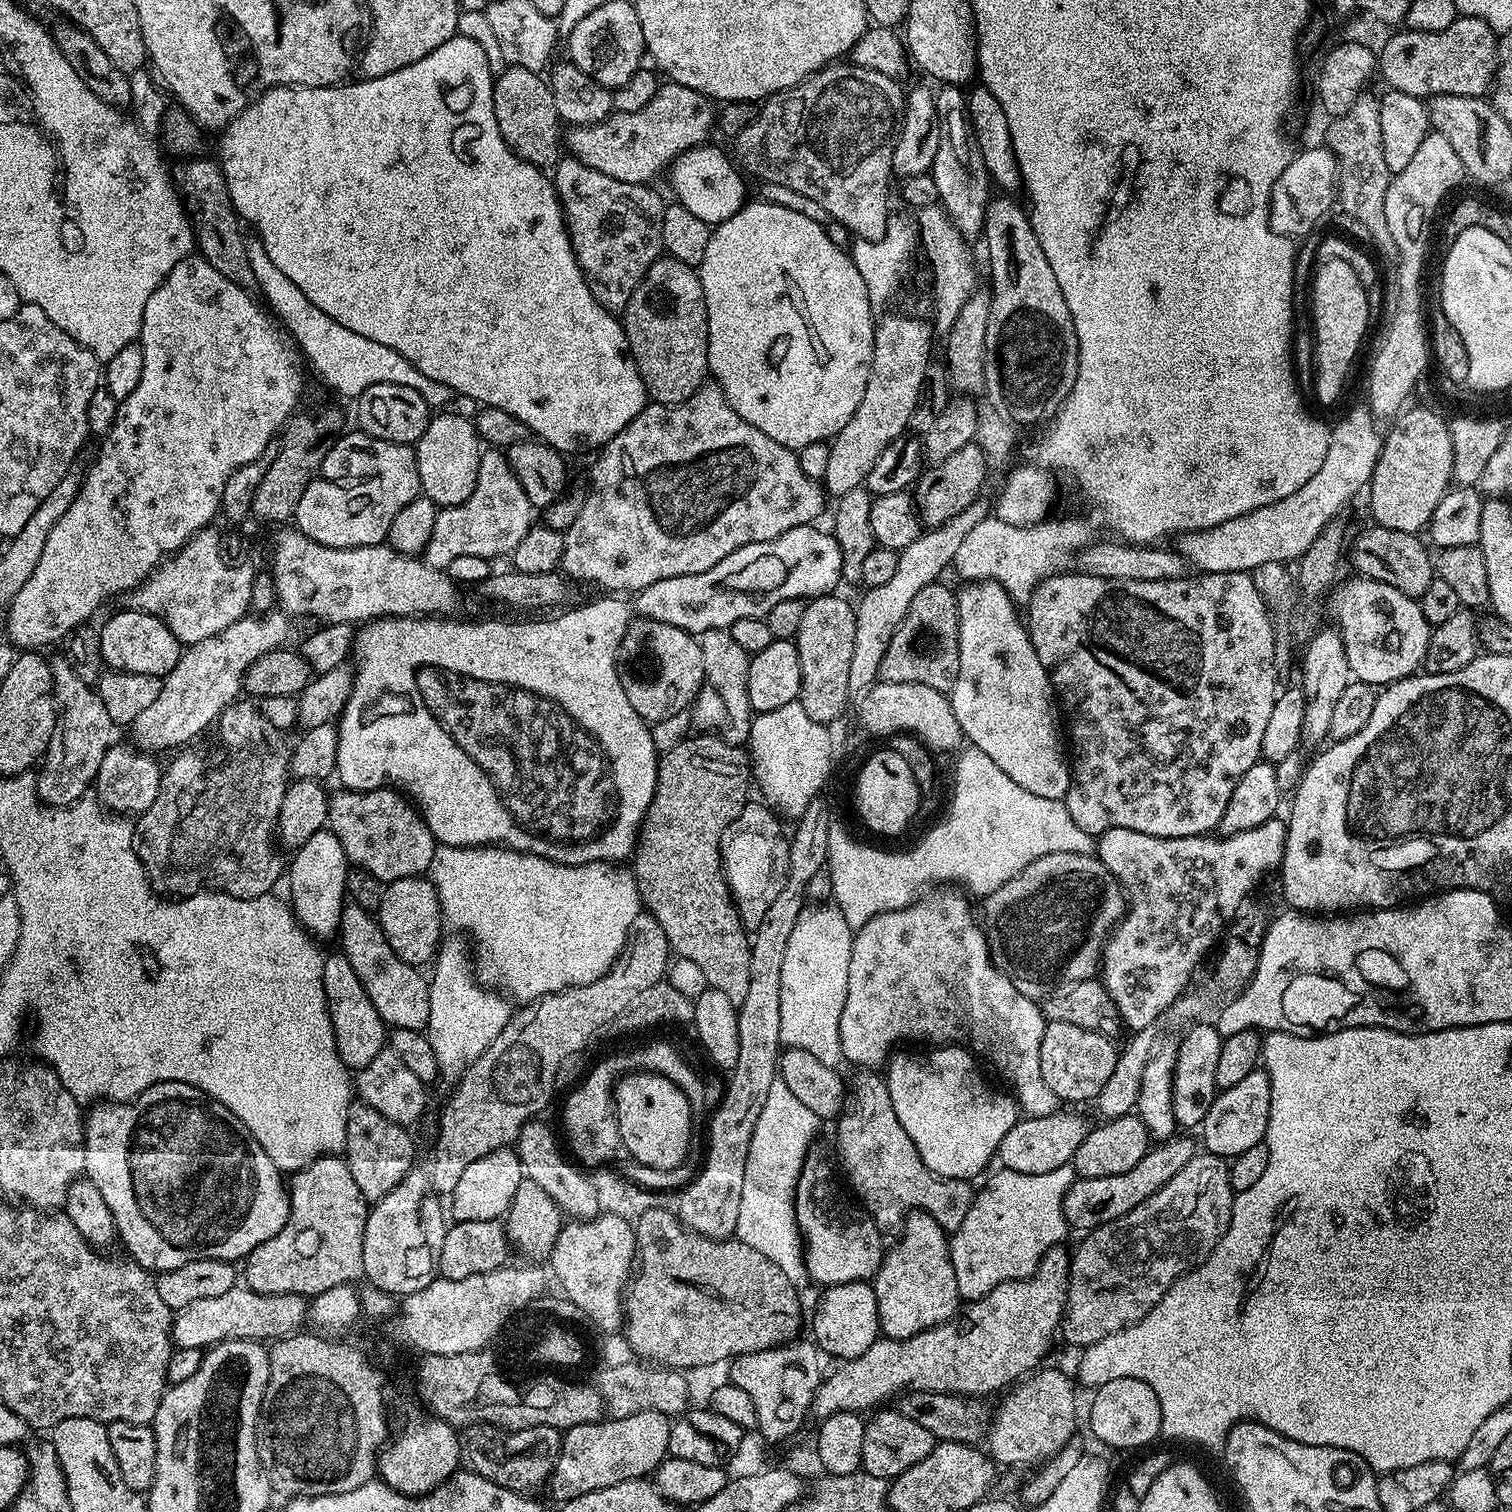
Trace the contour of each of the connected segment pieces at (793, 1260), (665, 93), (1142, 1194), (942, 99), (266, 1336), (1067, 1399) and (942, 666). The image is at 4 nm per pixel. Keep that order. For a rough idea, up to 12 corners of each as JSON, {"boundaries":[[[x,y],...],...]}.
{"boundaries":[[[779,1078],[750,1138],[735,1239],[807,1285],[796,1183],[818,1117]],[[661,83],[633,112],[566,132],[575,159],[653,183],[709,143],[713,101]],[[1183,1135],[1128,1173],[1077,1178],[1069,1229],[1087,1234],[1144,1204],[1198,1151]],[[937,87],[938,204],[965,238],[984,230],[986,162],[963,87]],[[237,1286],[172,1321],[176,1348],[272,1342],[306,1324],[305,1297]],[[1056,1368],[1003,1393],[986,1433],[997,1465],[1039,1465],[1076,1435]],[[922,586],[898,626],[883,682],[951,693],[956,592]]]}

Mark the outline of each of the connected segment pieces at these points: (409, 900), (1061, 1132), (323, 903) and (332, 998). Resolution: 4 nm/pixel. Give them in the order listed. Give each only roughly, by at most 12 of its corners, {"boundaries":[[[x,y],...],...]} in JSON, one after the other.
{"boundaries":[[[431,879],[385,883],[374,915],[402,962],[433,963],[442,917]],[[1057,1110],[1009,1123],[1000,1160],[1018,1174],[1072,1164],[1090,1131]],[[332,832],[310,834],[286,872],[293,916],[335,937],[350,869]],[[324,957],[338,1058],[370,1066],[386,1025],[354,966]]]}

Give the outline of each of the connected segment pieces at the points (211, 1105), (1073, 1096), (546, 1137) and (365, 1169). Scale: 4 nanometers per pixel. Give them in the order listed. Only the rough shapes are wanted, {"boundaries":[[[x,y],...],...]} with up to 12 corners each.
{"boundaries":[[[186,1082],[100,1102],[84,1172],[153,1274],[288,1221],[270,1154]],[[1045,1027],[1042,1078],[1057,1101],[1095,1101],[1114,1074],[1109,1037]],[[540,1118],[514,1141],[525,1177],[565,1217],[601,1215],[591,1175]],[[363,1102],[343,1159],[365,1200],[386,1198],[417,1163],[405,1125]]]}

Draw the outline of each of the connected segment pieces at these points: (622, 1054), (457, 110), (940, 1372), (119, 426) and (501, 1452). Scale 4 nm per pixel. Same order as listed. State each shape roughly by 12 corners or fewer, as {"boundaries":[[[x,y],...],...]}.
{"boundaries":[[[626,1046],[564,1102],[563,1139],[583,1167],[624,1158],[613,1096]],[[478,42],[265,88],[236,215],[561,454],[649,403]],[[1049,1248],[951,1322],[878,1338],[821,1379],[811,1415],[891,1396],[984,1398],[1041,1363],[1066,1315]],[[199,254],[6,609],[63,641],[221,511],[304,368]],[[527,1428],[471,1469],[521,1494],[547,1485],[563,1435]]]}

